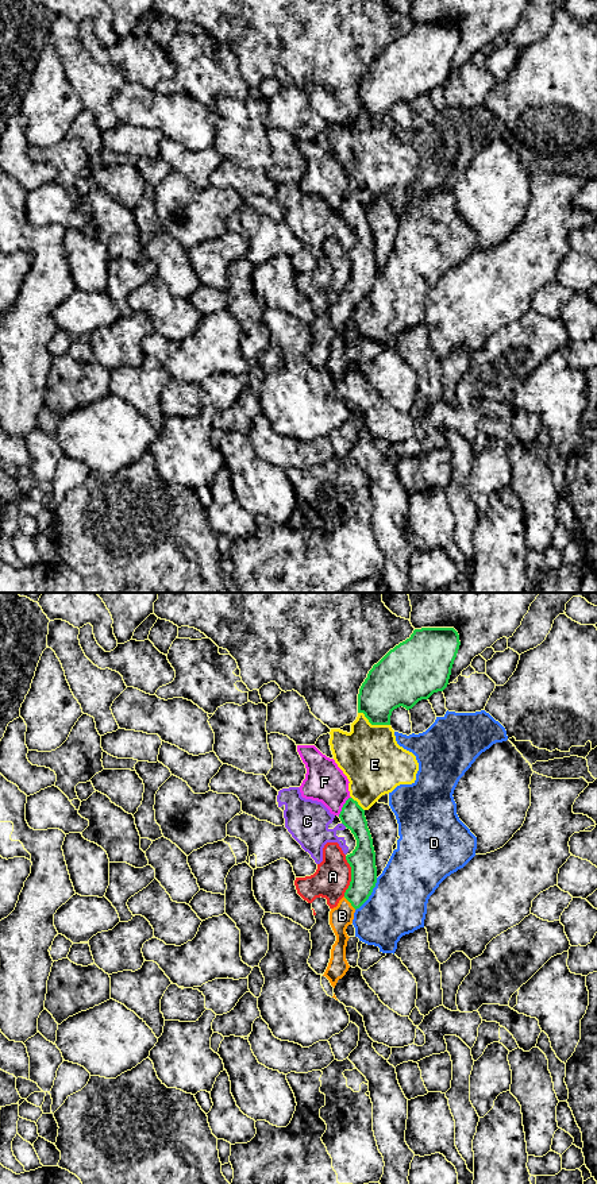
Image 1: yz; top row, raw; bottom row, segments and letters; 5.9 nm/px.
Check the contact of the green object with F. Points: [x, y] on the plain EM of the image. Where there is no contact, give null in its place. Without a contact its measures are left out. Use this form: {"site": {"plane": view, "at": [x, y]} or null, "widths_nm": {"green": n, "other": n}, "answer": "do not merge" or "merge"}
{"site": {"plane": "yz", "at": [343, 201]}, "widths_nm": {"green": 140, "other": 240}, "answer": "do not merge"}

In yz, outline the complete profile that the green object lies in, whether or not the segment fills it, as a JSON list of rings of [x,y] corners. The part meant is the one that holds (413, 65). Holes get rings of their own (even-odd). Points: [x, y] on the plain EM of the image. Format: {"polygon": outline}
{"polygon": [[[454,23],[415,24],[409,34],[390,45],[362,78],[358,89],[358,108],[371,120],[390,120],[392,107],[400,101],[412,104],[419,96],[443,86],[451,70],[461,36]]]}

